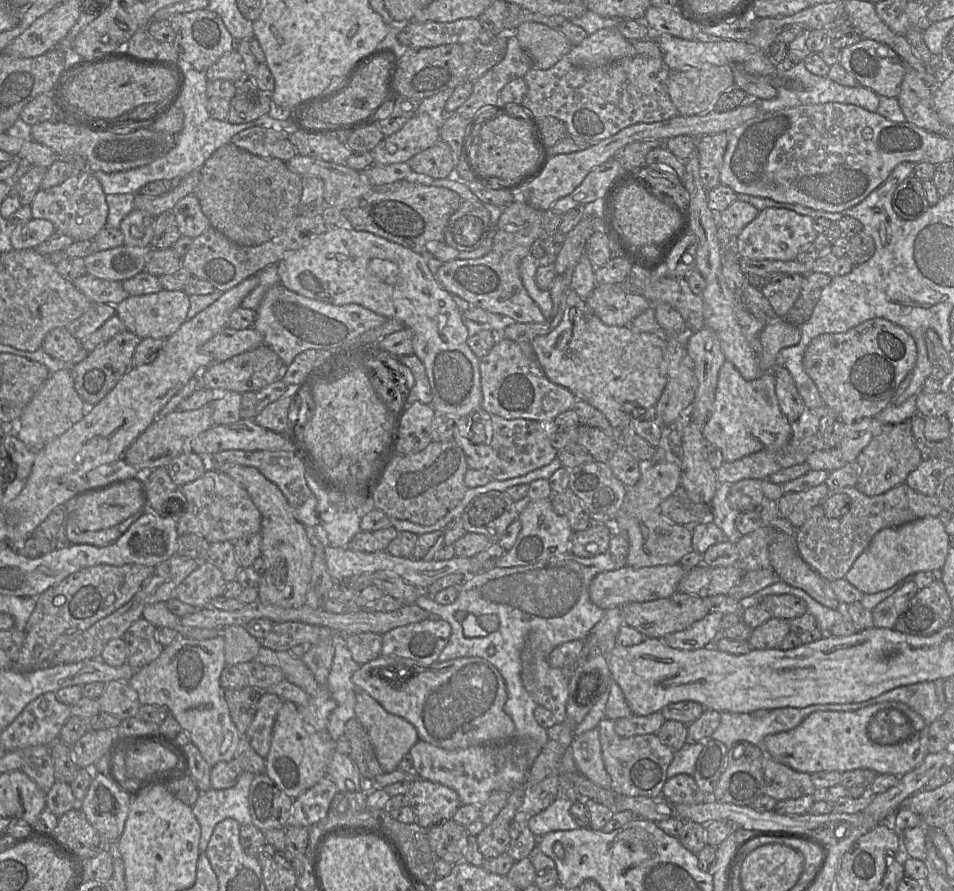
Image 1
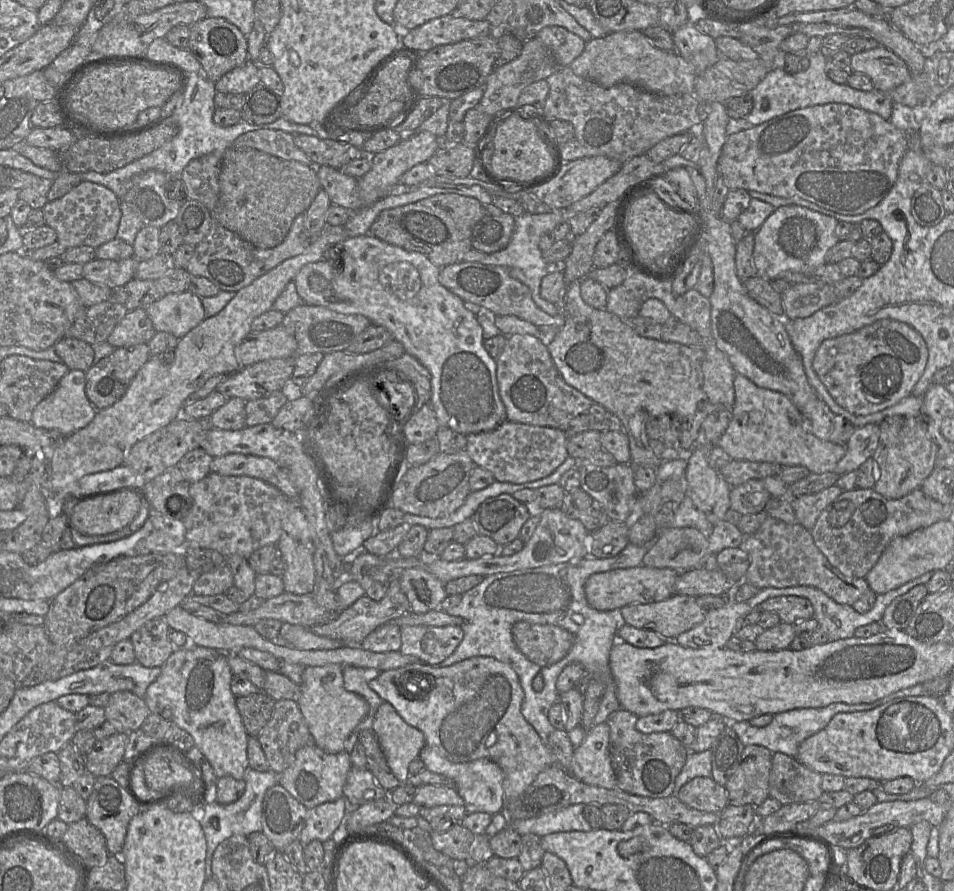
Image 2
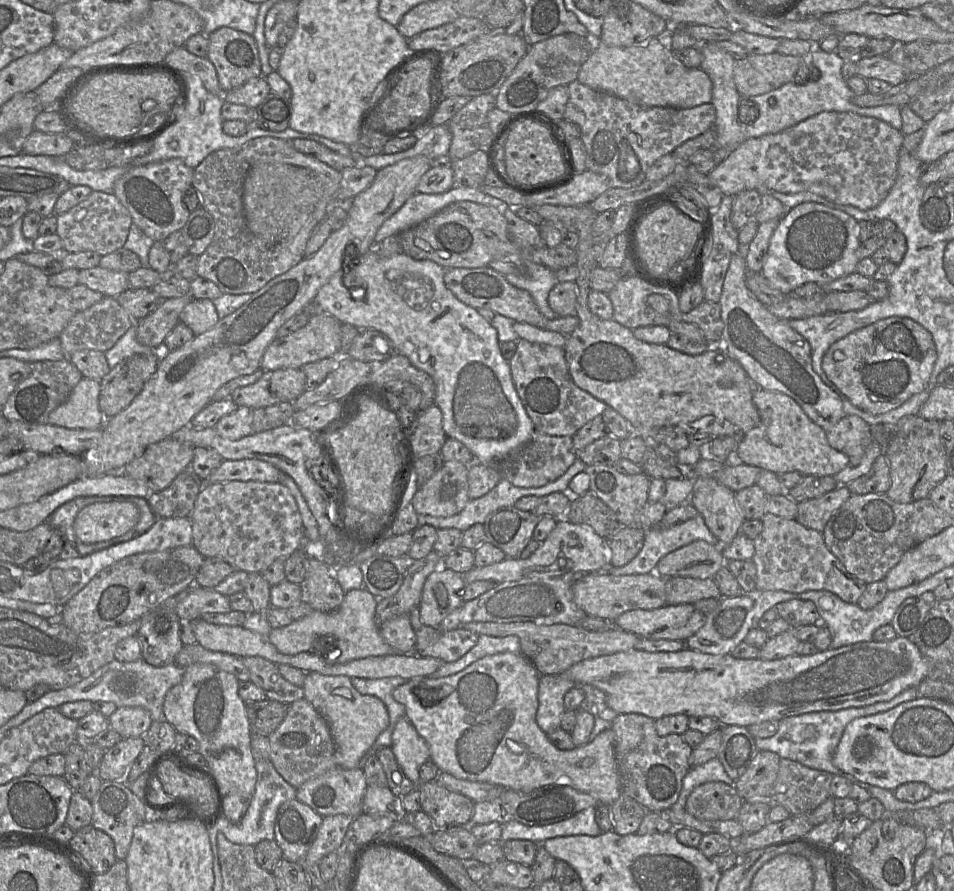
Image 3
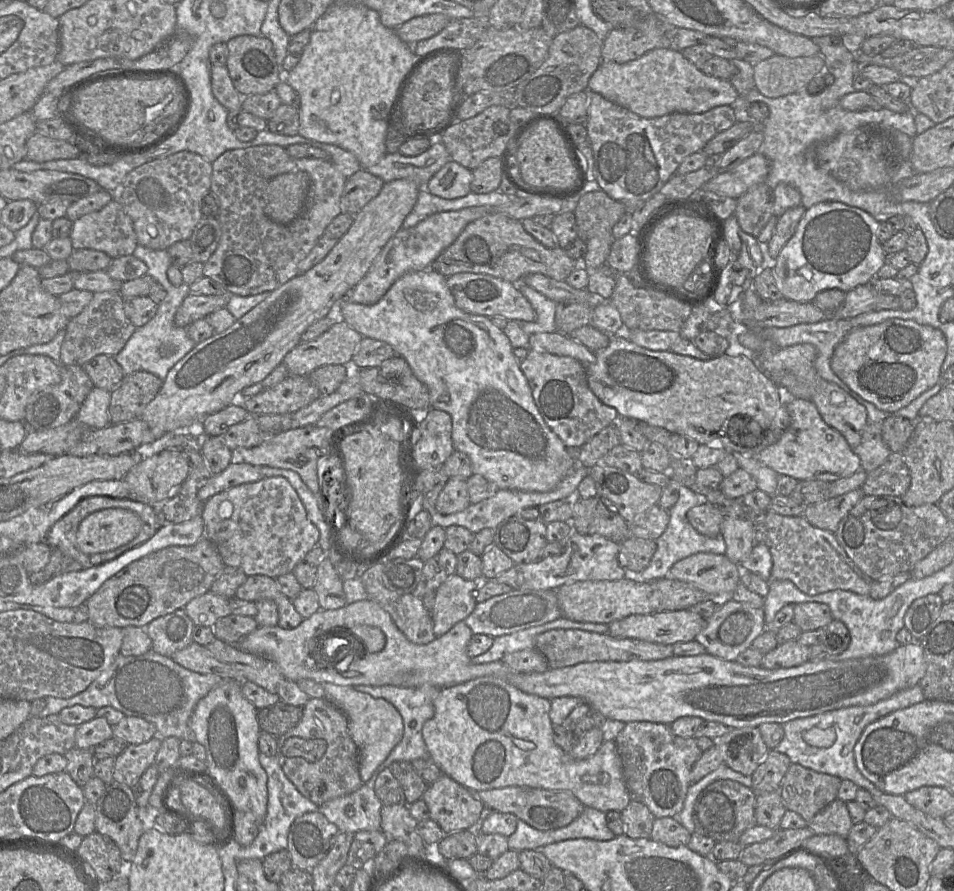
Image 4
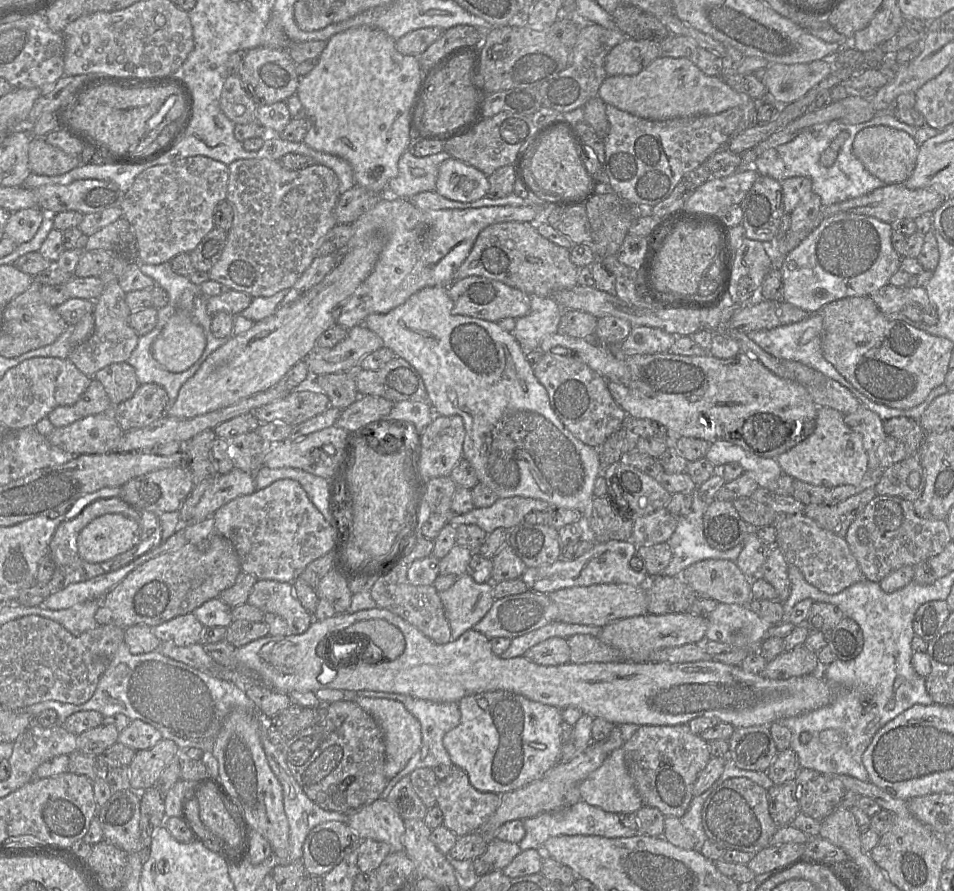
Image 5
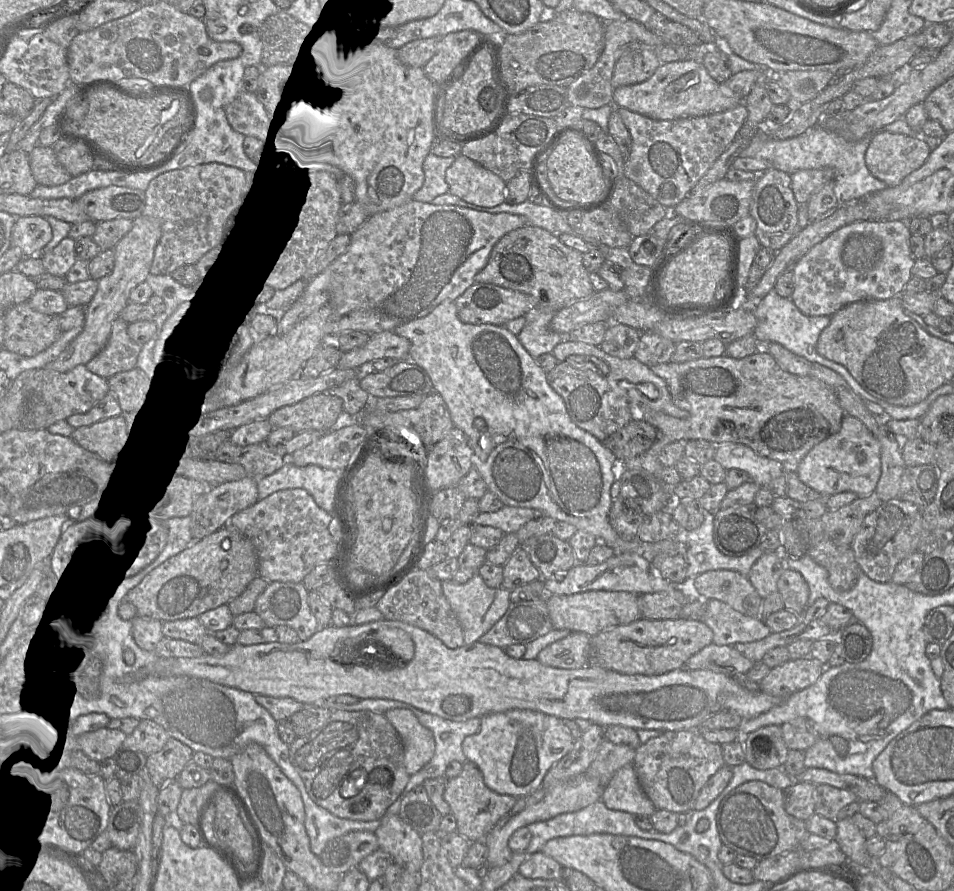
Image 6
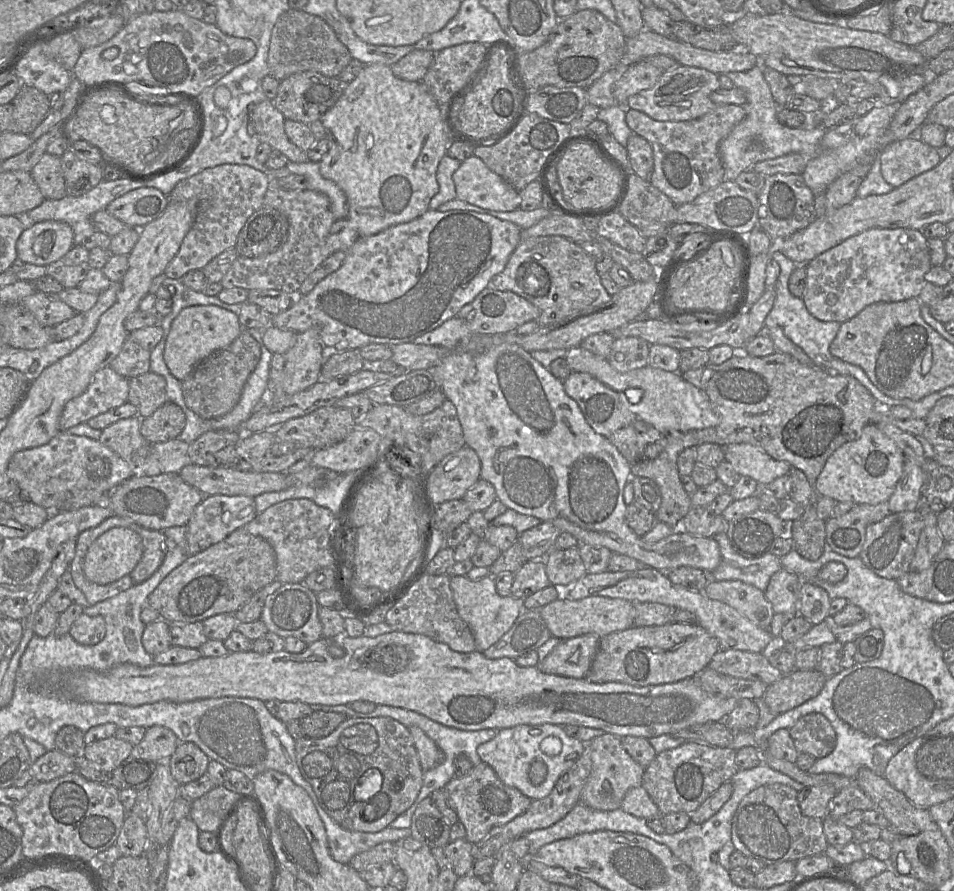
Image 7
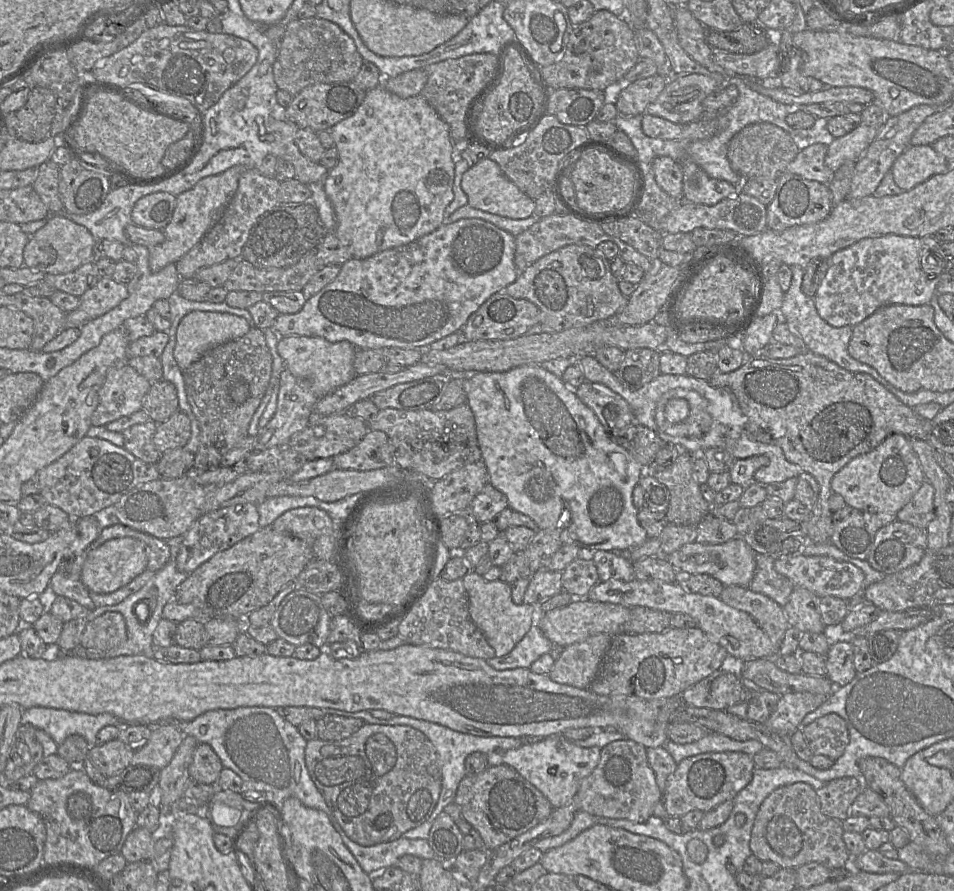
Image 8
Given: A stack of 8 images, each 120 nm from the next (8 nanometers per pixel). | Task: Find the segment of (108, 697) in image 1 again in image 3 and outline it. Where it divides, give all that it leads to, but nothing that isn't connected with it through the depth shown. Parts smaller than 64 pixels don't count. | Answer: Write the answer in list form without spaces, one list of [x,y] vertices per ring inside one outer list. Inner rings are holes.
[[[118,707],[108,719],[110,728],[118,732],[122,738],[143,737],[152,723],[150,713],[141,707]]]

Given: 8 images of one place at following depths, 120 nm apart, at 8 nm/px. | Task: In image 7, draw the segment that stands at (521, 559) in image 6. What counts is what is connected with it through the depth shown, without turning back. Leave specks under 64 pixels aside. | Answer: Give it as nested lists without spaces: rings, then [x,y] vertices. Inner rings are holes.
[[[528,560],[514,573],[511,595],[525,599],[550,584],[543,560]]]

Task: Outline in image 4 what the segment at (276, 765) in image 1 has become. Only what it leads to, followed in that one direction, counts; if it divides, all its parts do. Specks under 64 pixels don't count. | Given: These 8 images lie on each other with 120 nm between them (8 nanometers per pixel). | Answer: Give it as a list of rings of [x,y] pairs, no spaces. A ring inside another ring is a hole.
[[[364,783],[353,793],[322,804],[319,812],[340,831],[354,834],[362,830],[381,830],[382,807],[371,784]]]

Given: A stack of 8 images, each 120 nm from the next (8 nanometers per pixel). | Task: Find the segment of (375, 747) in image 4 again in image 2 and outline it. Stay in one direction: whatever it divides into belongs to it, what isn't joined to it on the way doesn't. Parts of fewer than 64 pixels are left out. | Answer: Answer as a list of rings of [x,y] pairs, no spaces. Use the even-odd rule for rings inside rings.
[[[342,665],[307,666],[303,669],[302,678],[297,703],[316,745],[331,754],[345,751],[346,740],[369,715],[367,701],[345,689]]]

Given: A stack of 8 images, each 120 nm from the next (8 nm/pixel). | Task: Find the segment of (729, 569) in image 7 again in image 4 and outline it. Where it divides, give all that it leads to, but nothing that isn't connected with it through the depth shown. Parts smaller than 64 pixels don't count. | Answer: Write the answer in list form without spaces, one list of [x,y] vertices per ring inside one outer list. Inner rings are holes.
[[[683,485],[678,487],[679,498],[677,502],[668,510],[669,523],[663,534],[655,540],[657,549],[649,565],[641,572],[627,572],[627,578],[636,582],[652,582],[668,576],[671,567],[681,559],[699,552],[709,552],[713,554],[725,554],[726,543],[719,535],[711,538],[700,534],[687,520],[686,514],[689,509],[699,504],[699,495],[693,490]]]

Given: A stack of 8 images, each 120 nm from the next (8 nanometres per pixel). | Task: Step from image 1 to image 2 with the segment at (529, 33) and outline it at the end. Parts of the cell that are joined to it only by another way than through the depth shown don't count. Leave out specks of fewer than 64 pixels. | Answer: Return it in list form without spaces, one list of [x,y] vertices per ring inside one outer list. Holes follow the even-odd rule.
[[[548,26],[541,29],[536,38],[553,53],[557,63],[569,66],[584,50],[586,42],[563,27]]]

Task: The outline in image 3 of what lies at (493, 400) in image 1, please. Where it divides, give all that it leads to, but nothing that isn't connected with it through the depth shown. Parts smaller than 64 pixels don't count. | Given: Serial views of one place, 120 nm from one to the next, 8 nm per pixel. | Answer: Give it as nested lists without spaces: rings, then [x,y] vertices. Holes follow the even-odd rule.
[[[521,338],[516,344],[516,351],[508,361],[511,376],[519,398],[537,432],[572,437],[587,422],[601,416],[608,407],[606,403],[574,383],[563,348]]]

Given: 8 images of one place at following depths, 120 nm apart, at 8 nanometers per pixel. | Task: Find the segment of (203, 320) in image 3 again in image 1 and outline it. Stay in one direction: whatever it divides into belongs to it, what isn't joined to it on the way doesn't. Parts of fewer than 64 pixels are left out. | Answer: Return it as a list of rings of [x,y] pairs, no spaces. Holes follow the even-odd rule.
[[[166,290],[138,296],[127,296],[115,305],[116,315],[128,331],[141,339],[146,337],[166,339],[175,333],[188,319],[189,295],[182,290]]]

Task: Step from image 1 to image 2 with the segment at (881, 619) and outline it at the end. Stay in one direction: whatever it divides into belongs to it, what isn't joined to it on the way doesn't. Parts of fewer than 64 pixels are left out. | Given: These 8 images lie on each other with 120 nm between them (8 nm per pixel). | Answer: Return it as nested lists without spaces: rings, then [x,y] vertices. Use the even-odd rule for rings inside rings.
[[[917,585],[895,598],[885,609],[881,624],[884,629],[905,630],[920,603],[929,594],[925,585]]]

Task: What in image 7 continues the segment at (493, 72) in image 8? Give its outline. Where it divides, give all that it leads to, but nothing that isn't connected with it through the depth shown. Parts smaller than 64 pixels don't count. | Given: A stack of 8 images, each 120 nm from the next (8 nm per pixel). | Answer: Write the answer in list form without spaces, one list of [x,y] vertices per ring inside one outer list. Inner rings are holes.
[[[466,42],[447,47],[434,54],[434,60],[421,83],[433,96],[444,115],[448,114],[458,97],[480,76],[483,72],[488,57],[485,44]]]

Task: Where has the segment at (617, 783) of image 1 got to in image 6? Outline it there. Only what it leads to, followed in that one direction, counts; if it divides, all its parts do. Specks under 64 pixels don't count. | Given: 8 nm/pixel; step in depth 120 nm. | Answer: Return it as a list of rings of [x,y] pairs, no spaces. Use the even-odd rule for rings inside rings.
[[[697,730],[663,732],[635,749],[632,767],[637,780],[657,810],[686,813],[692,810],[701,788],[725,766],[722,746],[704,740]]]

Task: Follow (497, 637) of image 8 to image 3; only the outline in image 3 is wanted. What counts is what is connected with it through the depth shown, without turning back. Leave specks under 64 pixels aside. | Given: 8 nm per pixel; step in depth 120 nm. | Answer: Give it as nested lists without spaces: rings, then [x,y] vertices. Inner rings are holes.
[[[445,566],[431,573],[424,583],[418,606],[421,622],[439,628],[450,613],[464,604],[462,597],[466,585],[461,574]]]

